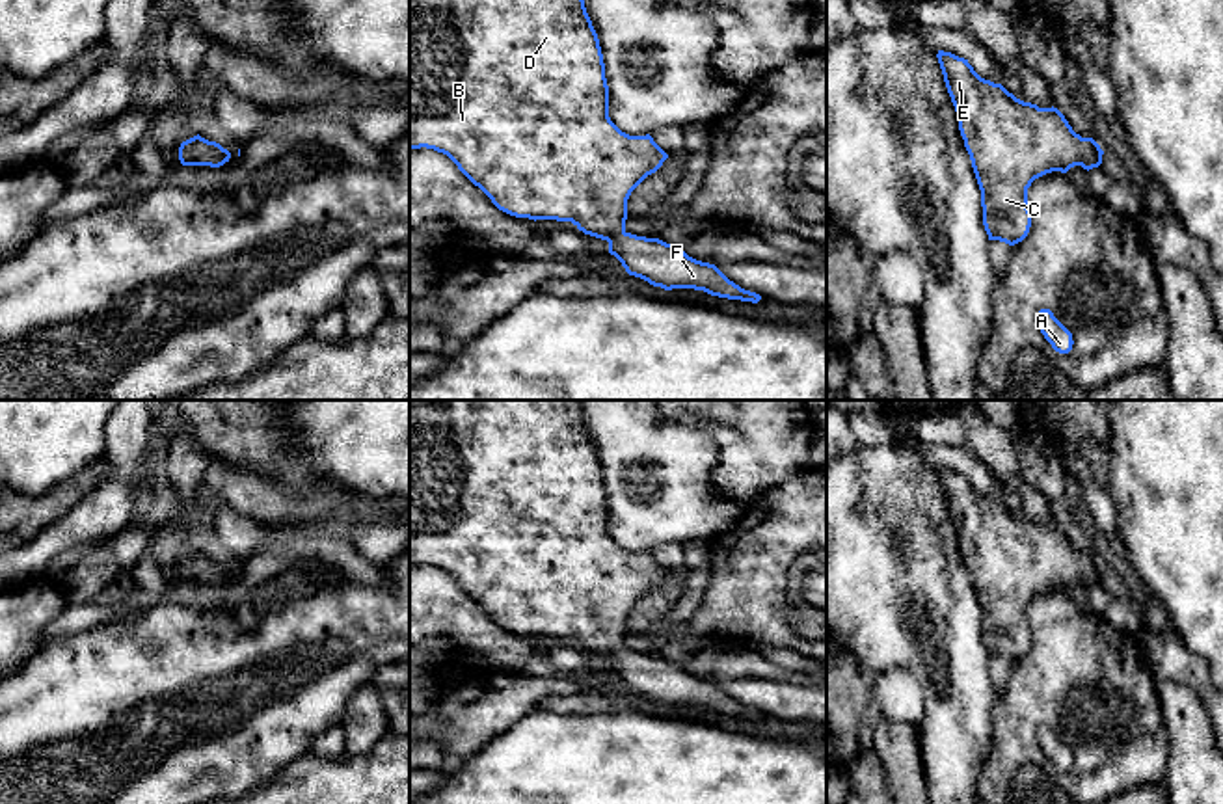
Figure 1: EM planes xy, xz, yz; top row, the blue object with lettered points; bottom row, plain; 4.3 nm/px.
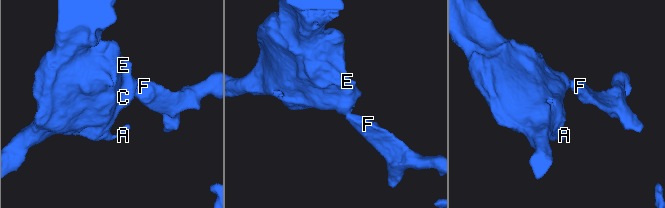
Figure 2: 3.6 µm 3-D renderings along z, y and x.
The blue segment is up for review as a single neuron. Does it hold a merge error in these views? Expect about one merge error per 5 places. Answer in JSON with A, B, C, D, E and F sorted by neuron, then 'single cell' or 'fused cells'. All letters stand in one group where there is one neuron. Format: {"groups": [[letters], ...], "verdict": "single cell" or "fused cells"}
{"groups": [["A", "B", "C", "D", "E", "F"]], "verdict": "single cell"}

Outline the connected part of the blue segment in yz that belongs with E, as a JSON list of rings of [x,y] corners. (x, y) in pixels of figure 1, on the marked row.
[[[938,50],[936,58],[981,190],[988,240],[1015,246],[1031,227],[1031,182],[1074,166],[1098,168],[1104,151],[1076,134],[1057,108],[1016,99],[951,52]]]

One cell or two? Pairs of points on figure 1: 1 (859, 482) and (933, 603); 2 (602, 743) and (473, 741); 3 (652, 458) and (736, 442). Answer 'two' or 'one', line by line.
1: one
2: two
3: two

